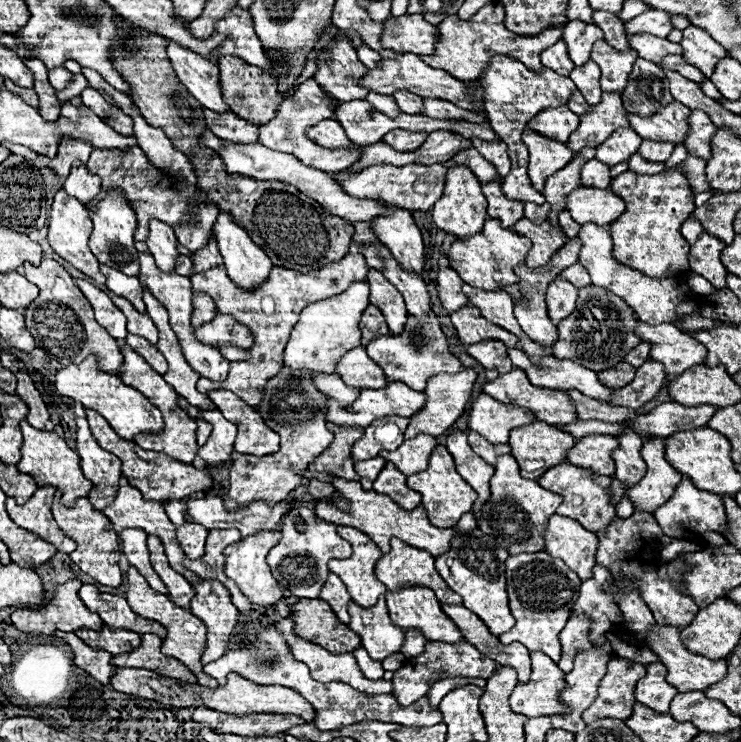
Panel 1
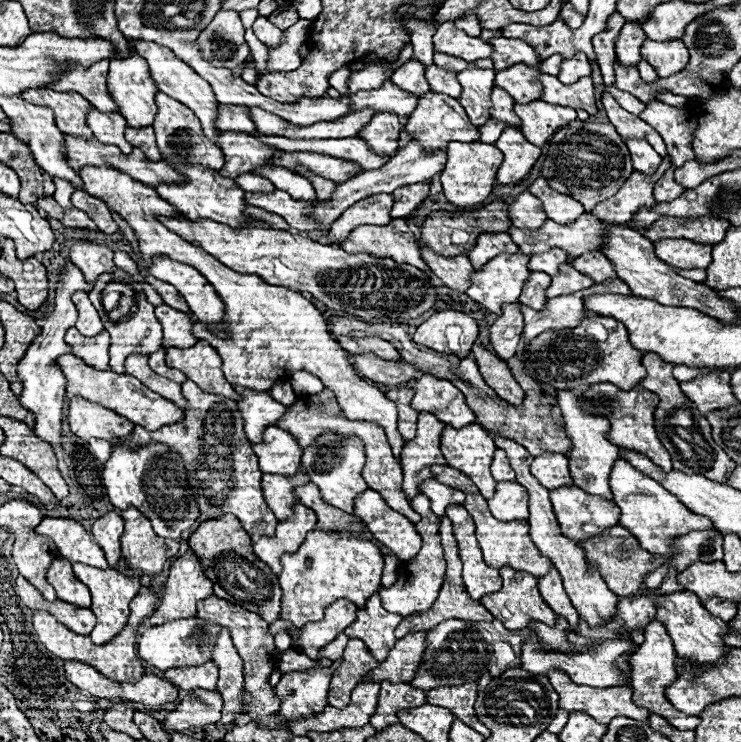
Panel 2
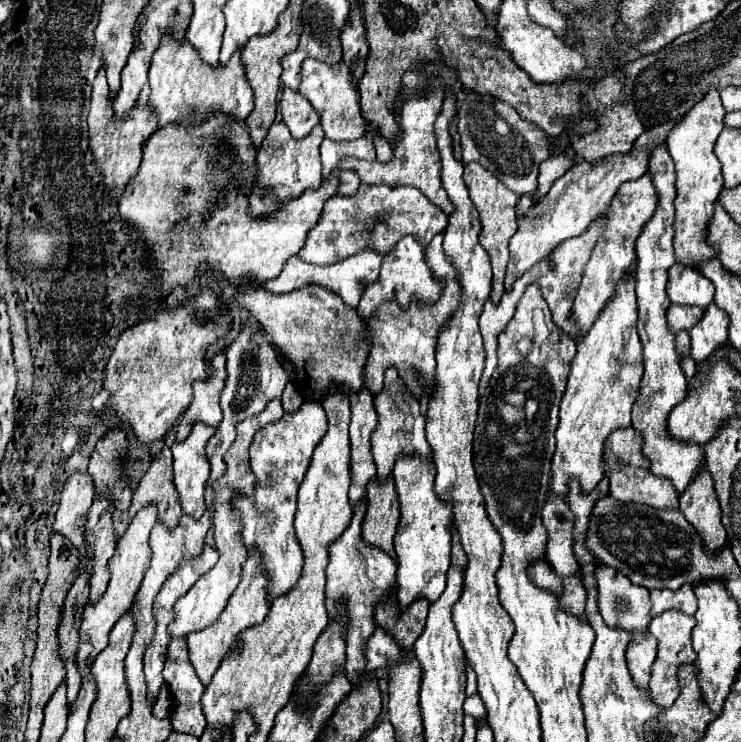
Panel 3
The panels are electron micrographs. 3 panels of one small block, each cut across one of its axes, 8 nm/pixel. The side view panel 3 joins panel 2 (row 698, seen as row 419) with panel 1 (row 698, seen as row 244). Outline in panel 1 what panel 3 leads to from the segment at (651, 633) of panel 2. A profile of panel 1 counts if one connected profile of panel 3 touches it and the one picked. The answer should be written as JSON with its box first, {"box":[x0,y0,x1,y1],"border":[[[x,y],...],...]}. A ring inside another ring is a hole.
{"box":[636,662,678,712],"border":[[[660,662],[648,664],[646,676],[636,684],[636,700],[656,712],[668,712],[678,690],[666,682],[666,674],[668,670]]]}

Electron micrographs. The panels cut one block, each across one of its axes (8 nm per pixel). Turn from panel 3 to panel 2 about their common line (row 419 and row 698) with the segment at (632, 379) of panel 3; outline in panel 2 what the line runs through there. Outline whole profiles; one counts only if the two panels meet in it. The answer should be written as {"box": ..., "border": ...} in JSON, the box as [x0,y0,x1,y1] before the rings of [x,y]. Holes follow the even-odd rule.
{"box":[548,670,650,724],"border":[[[552,670],[548,674],[550,684],[554,686],[554,690],[560,694],[560,708],[566,712],[586,712],[588,716],[592,716],[596,722],[608,724],[612,718],[616,716],[626,716],[632,720],[640,720],[640,722],[648,722],[650,712],[646,708],[634,706],[632,704],[632,688],[630,686],[616,686],[616,688],[590,688],[590,686],[578,686],[574,682],[570,682],[568,674],[562,674],[558,670]]]}

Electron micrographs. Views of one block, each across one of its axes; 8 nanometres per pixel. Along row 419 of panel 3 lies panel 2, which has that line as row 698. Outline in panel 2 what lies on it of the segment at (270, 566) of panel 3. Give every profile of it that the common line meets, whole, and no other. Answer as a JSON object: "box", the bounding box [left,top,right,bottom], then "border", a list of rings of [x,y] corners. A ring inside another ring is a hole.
{"box":[276,668,332,718],"border":[[[314,668],[308,672],[288,672],[276,684],[282,698],[282,718],[308,718],[324,710],[332,668]]]}

